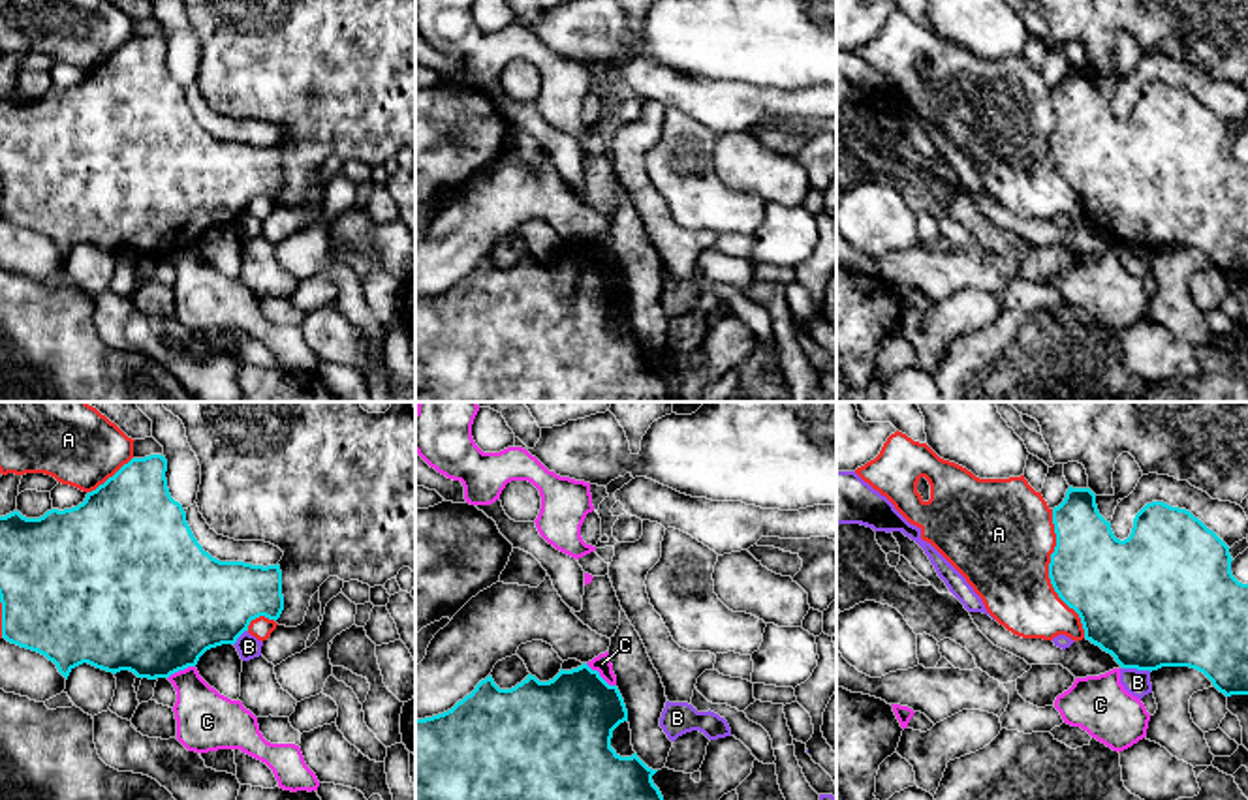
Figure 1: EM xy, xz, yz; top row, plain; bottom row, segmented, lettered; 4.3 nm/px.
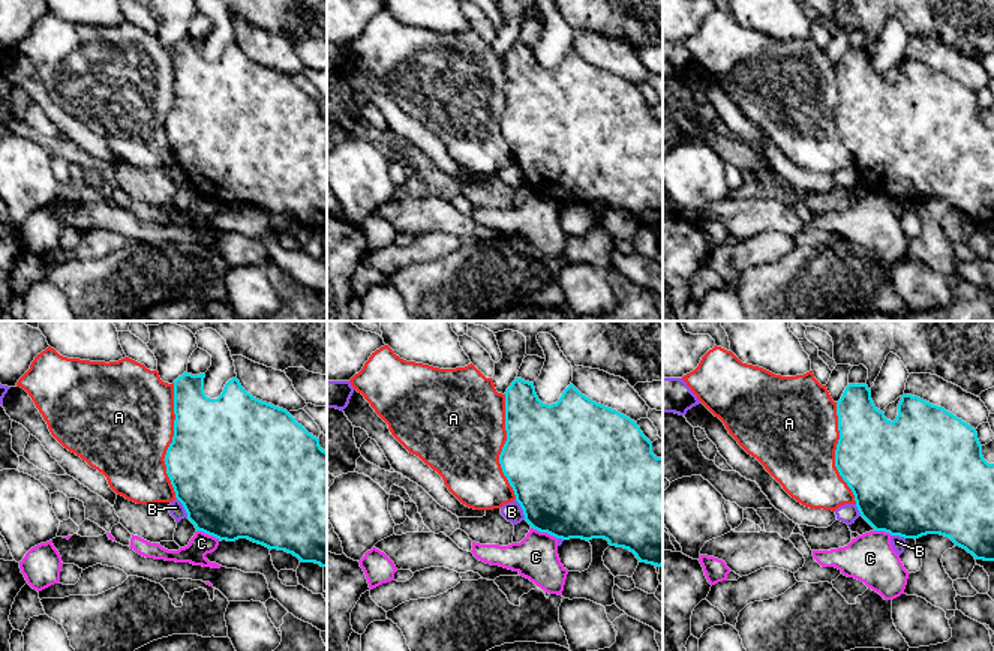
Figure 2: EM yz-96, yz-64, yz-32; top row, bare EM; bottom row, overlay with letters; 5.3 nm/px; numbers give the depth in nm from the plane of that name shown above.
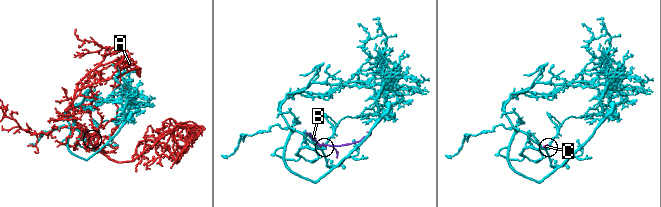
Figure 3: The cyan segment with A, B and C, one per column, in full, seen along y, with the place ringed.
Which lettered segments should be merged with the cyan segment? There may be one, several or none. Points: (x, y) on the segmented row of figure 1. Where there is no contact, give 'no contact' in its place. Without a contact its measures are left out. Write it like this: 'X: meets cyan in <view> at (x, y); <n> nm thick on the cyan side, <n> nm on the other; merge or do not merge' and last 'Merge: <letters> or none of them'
A: meets cyan in yz at (1049, 573); 380 nm thick on the cyan side, 440 nm on the other; do not merge
B: meets cyan in yz at (1138, 669); 480 nm thick on the cyan side, 110 nm on the other; do not merge
C: meets cyan in xz at (598, 675); 400 nm thick on the cyan side, 80 nm on the other; do not merge
Merge: none of them

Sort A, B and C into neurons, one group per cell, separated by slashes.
A / B / C

